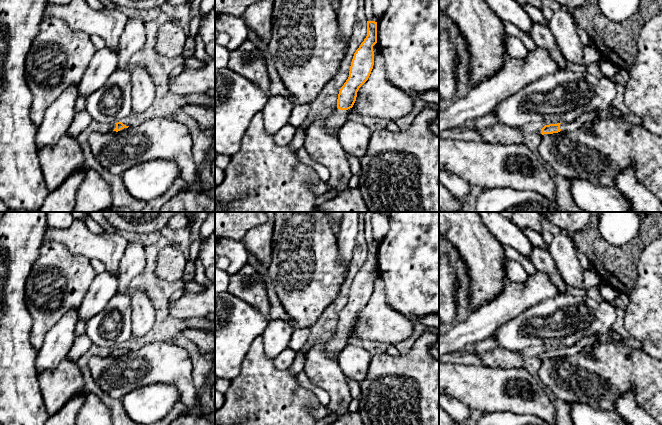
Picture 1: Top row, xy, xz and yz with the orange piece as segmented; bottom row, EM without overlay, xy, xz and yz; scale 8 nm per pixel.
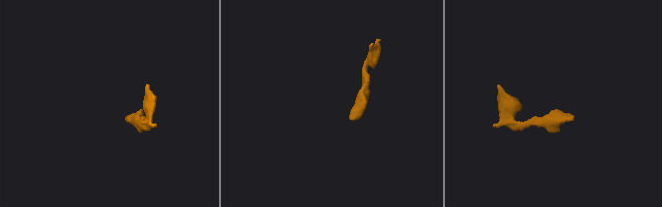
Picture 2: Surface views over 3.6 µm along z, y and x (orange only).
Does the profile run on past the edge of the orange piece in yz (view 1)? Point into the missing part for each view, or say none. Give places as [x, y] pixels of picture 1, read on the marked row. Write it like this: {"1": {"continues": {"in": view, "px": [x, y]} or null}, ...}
{"1": {"continues": {"in": "yz", "px": [575, 125]}}}

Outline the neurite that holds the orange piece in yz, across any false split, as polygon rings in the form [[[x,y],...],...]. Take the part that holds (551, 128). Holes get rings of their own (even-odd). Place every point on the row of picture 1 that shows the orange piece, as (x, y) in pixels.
[[[591,112],[587,114],[583,114],[576,120],[567,123],[557,123],[557,124],[549,124],[545,125],[541,129],[541,134],[553,134],[558,133],[561,130],[564,132],[574,132],[579,130],[586,122],[595,122],[598,120],[598,115],[596,112]]]

